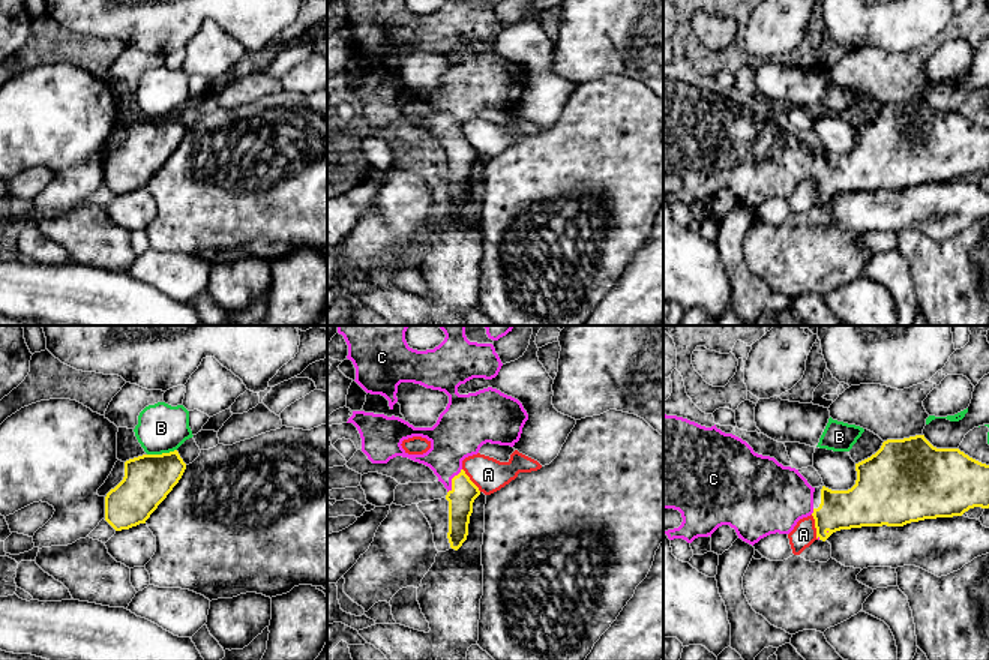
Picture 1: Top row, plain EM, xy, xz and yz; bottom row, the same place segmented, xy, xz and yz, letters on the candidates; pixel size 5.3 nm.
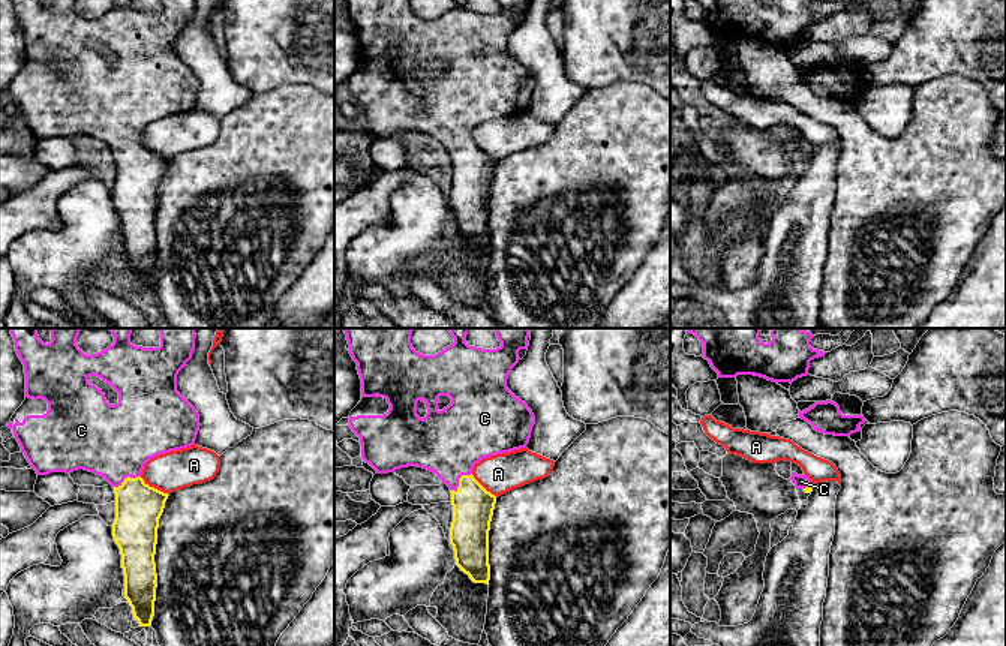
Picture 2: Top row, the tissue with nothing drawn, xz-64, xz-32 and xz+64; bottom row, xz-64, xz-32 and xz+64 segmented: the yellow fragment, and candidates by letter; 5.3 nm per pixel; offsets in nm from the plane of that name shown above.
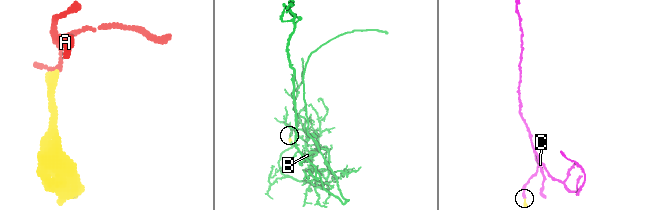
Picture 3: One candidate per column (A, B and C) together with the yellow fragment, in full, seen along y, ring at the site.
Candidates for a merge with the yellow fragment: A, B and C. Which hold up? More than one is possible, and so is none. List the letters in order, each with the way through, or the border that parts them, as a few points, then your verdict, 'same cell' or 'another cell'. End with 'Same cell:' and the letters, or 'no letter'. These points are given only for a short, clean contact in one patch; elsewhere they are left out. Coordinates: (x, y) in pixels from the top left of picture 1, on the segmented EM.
A: along yz (811, 515), (817, 539) | another cell
B: another cell
C: same cell
Same cell: C

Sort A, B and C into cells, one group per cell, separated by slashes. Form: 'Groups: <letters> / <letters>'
Groups: A / B / C

